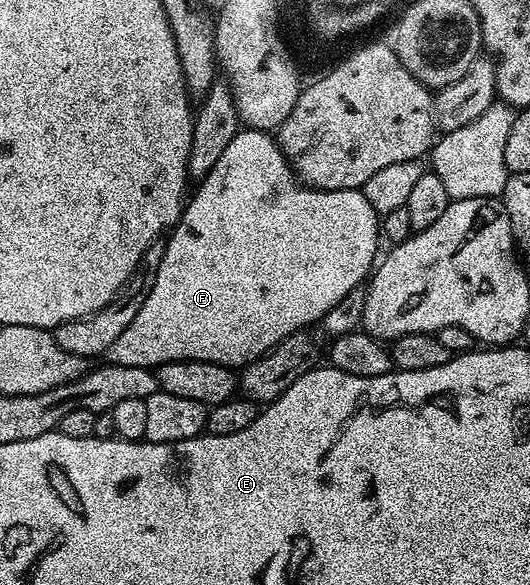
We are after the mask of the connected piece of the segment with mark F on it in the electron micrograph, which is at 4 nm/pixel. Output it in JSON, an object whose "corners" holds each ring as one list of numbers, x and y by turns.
{"corners":[[240,128,235,138,221,151,221,159,213,163,213,171,209,171,203,180,194,186,195,194,190,194,184,204,178,221,175,222,163,246,163,258,157,267,157,275,151,284,145,303,141,303,141,311,133,315,133,323,113,339,113,343,105,354,106,360,121,367,145,367,154,370,156,367,170,361,208,361,228,367,242,367,251,364,263,354,274,349,286,337,306,330,307,325,322,322,323,316,330,309,337,307,349,293,358,288,369,277,369,272,376,264,375,252,381,246,381,217,369,205,362,191,357,189,325,189,317,190,310,187,300,187,289,172,288,162,279,150,276,138,270,132,262,129]]}

